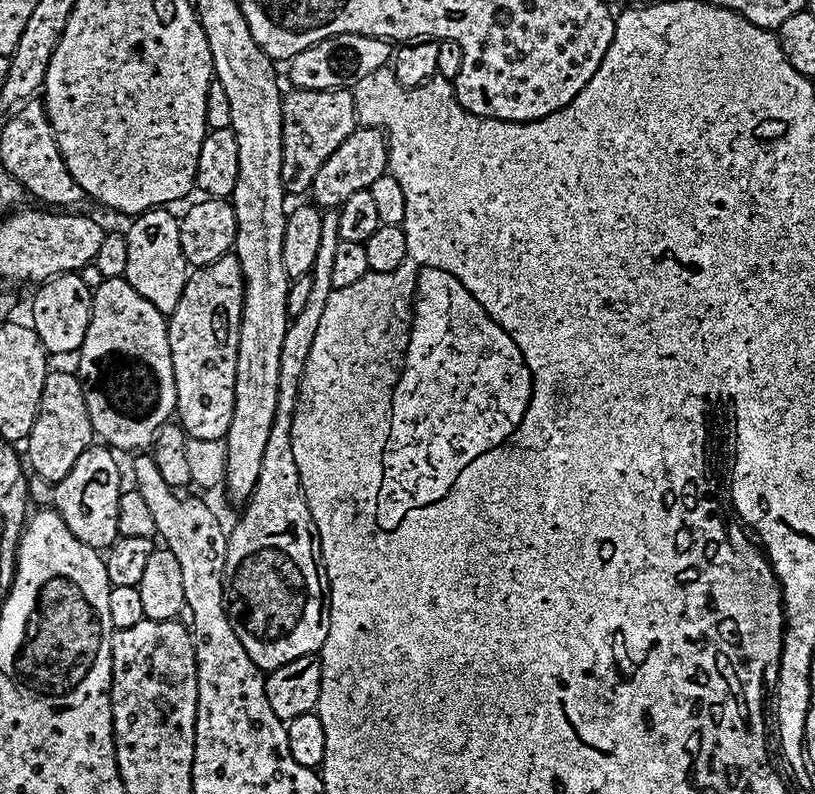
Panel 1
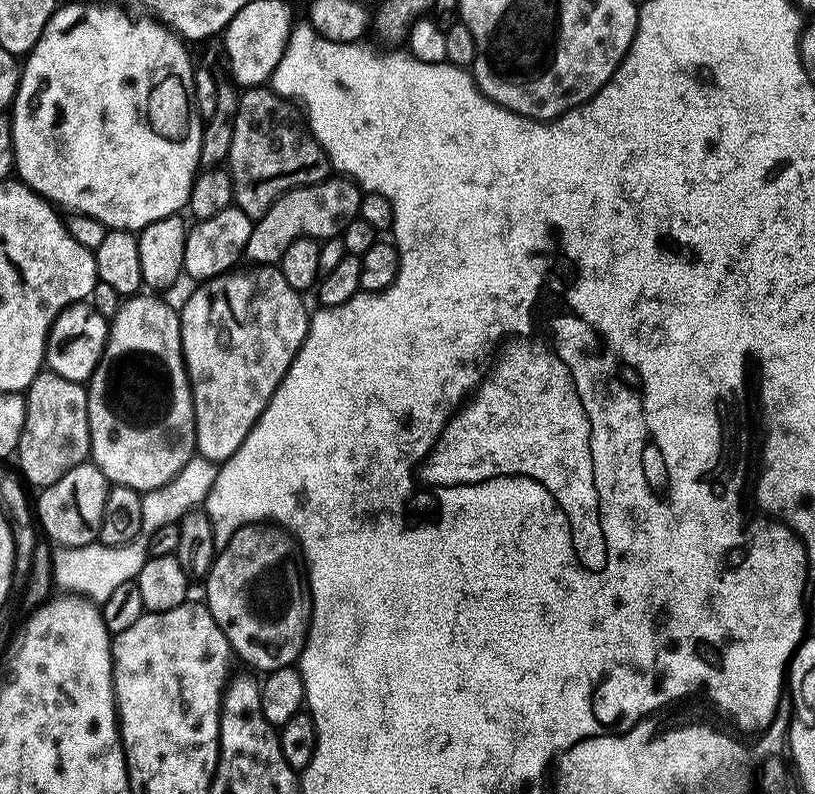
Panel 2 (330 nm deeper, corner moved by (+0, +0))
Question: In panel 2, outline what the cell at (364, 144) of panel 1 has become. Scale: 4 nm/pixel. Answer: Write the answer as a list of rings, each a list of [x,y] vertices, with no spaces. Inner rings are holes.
[[[329,178],[317,184],[307,184],[301,188],[292,188],[279,196],[262,214],[260,220],[252,225],[250,242],[246,242],[243,259],[252,266],[279,265],[286,246],[298,238],[308,236],[312,240],[325,241],[339,237],[344,227],[360,215],[362,189],[359,184],[347,178]]]

